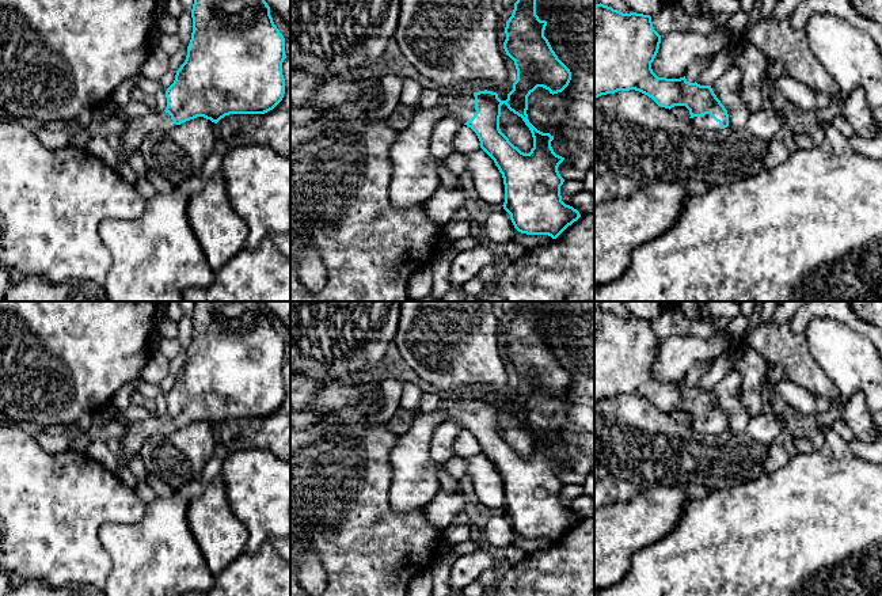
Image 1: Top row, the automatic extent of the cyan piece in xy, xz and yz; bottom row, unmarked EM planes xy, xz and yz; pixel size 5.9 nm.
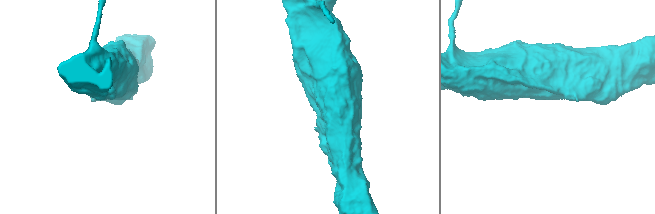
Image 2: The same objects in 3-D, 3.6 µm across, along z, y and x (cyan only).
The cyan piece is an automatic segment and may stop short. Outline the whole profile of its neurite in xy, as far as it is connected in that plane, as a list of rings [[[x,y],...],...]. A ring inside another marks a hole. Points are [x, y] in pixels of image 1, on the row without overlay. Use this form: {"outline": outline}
{"outline": [[[195,301],[191,322],[187,360],[166,395],[167,411],[130,424],[128,433],[119,439],[123,445],[121,456],[114,455],[106,441],[100,440],[92,441],[87,448],[85,453],[109,471],[118,474],[128,467],[144,441],[152,436],[168,437],[176,429],[197,421],[217,428],[229,418],[265,418],[282,405],[285,342],[274,329],[265,301]]]}

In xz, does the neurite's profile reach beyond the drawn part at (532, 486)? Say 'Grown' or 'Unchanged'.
Grown

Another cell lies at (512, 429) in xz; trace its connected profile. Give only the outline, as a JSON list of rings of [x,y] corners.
[[[505,407],[501,410],[499,433],[521,456],[529,458],[533,452],[533,441],[529,432]]]

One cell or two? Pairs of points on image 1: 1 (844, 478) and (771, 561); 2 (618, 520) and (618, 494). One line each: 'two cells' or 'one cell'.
1: one cell
2: two cells

